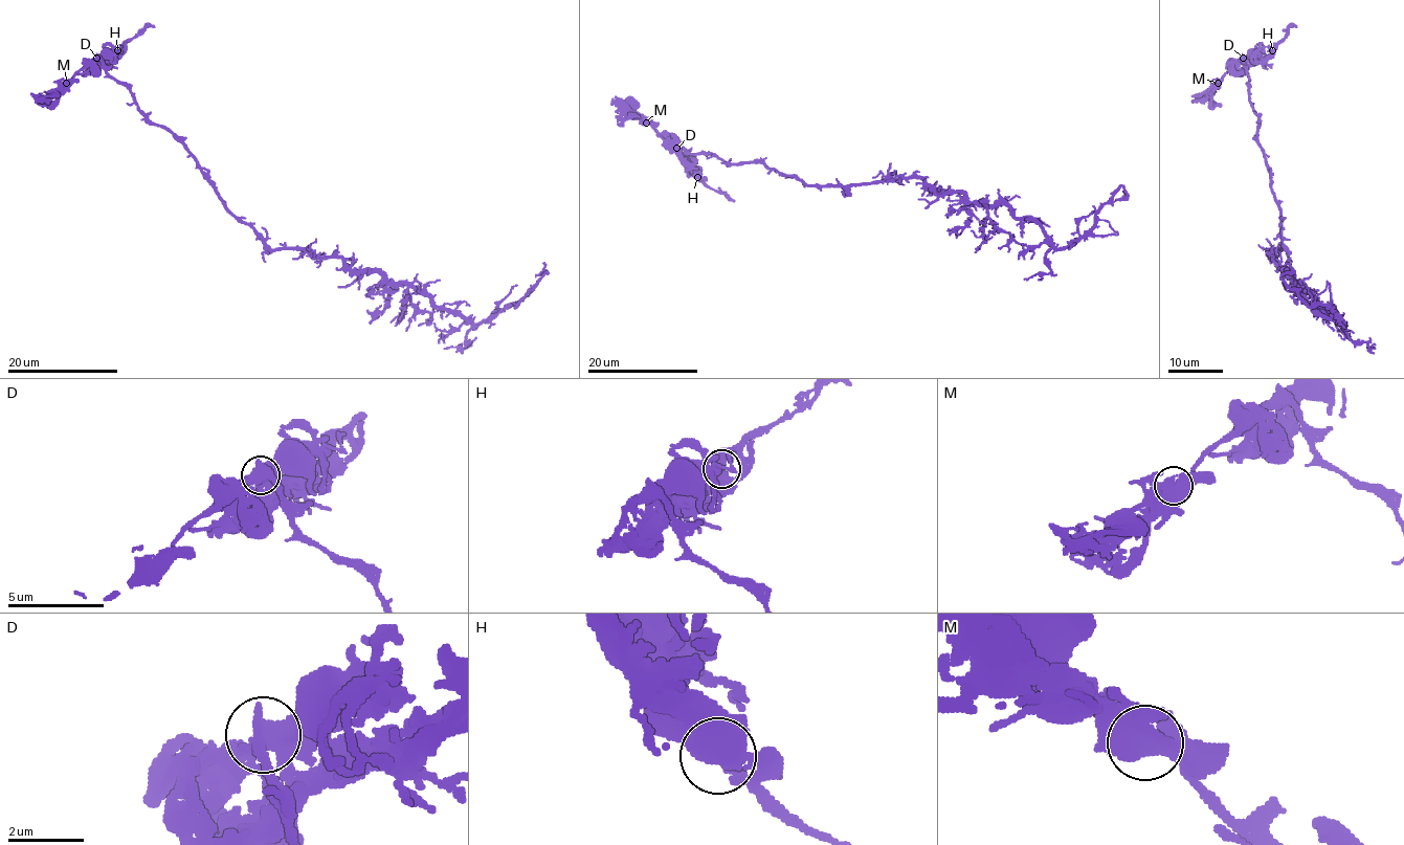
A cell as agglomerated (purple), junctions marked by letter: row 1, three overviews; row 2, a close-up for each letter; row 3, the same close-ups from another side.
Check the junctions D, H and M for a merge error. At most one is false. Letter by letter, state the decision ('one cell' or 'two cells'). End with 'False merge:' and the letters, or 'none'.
D: two cells
H: one cell
M: one cell
False merge: D

